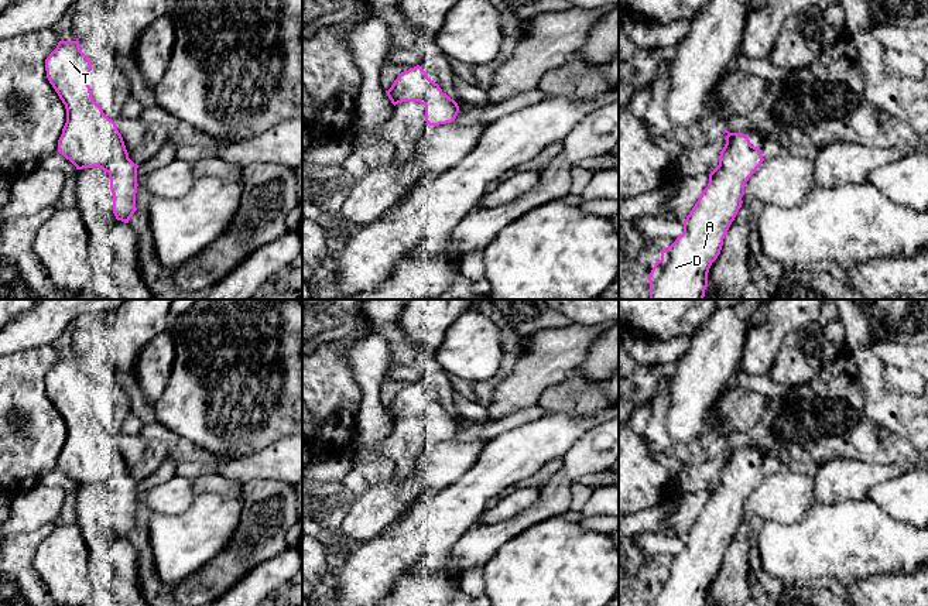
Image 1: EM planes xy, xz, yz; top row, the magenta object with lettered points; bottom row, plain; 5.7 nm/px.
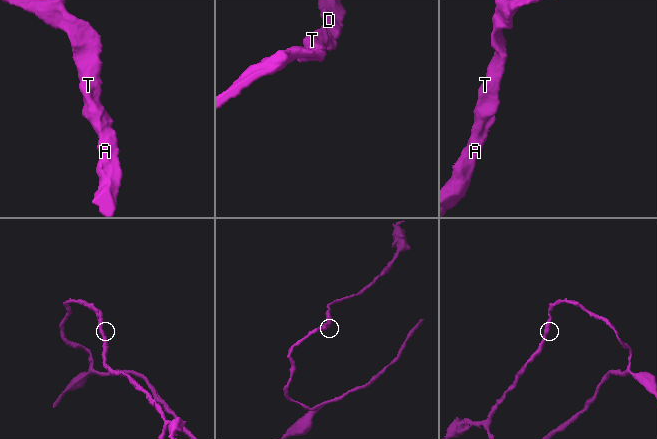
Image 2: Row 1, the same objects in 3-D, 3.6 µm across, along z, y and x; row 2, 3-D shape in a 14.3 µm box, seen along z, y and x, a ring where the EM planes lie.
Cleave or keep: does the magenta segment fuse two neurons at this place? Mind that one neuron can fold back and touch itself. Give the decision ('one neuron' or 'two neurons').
one neuron

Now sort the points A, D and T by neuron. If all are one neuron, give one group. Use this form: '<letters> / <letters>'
A D T

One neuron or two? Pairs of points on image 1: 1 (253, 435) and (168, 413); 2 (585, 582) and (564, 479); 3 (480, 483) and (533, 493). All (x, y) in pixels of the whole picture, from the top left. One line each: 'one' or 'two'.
1: one
2: two
3: two

